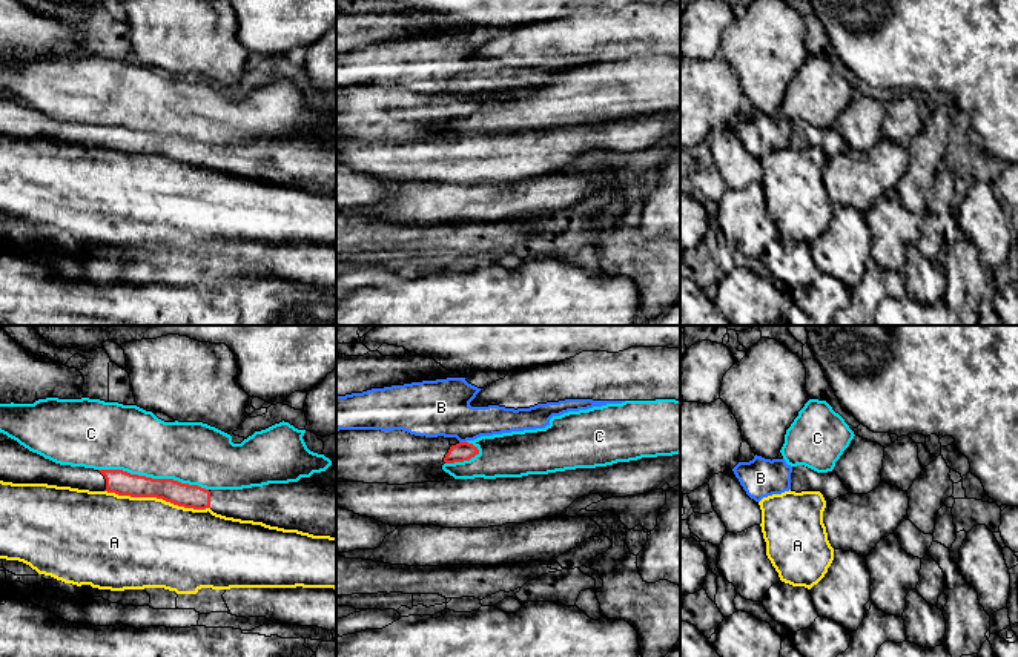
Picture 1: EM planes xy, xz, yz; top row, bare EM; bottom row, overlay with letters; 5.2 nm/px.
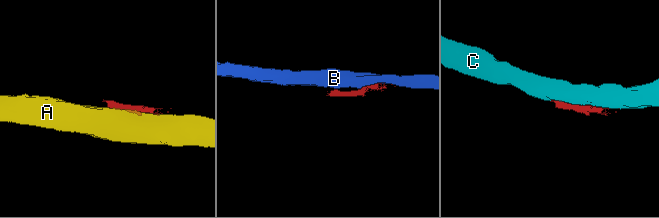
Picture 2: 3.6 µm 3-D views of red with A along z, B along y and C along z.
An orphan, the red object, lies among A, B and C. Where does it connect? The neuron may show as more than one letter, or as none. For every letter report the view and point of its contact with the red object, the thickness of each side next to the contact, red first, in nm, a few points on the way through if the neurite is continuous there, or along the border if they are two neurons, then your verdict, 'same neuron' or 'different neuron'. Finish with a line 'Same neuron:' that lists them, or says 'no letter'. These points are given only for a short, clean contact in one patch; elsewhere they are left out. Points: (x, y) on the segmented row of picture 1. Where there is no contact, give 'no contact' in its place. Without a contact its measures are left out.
A: xy (157, 498) | 130/480 nm | different neuron
B: xz (462, 442) | 100/300 nm | along xz (459, 441), (466, 442) | different neuron
C: xy (154, 479) | 130/340 nm | different neuron
Same neuron: no letter

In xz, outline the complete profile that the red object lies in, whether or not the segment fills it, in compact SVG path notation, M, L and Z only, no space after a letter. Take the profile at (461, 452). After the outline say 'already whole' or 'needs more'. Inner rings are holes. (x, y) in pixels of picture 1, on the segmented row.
M339 430L336 431L336 477L364 484L424 484L454 480L442 470L444 464L470 461L479 454L468 442L450 444L450 437L415 436L402 430Z | needs more

